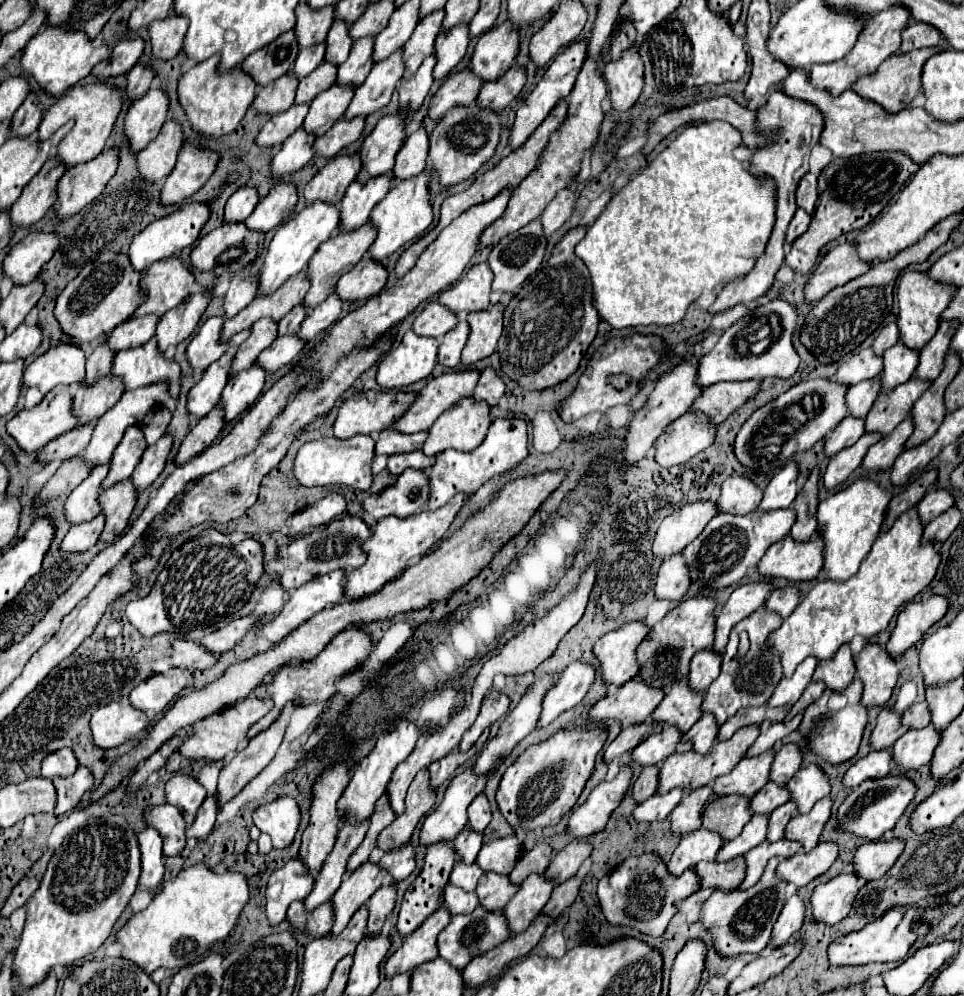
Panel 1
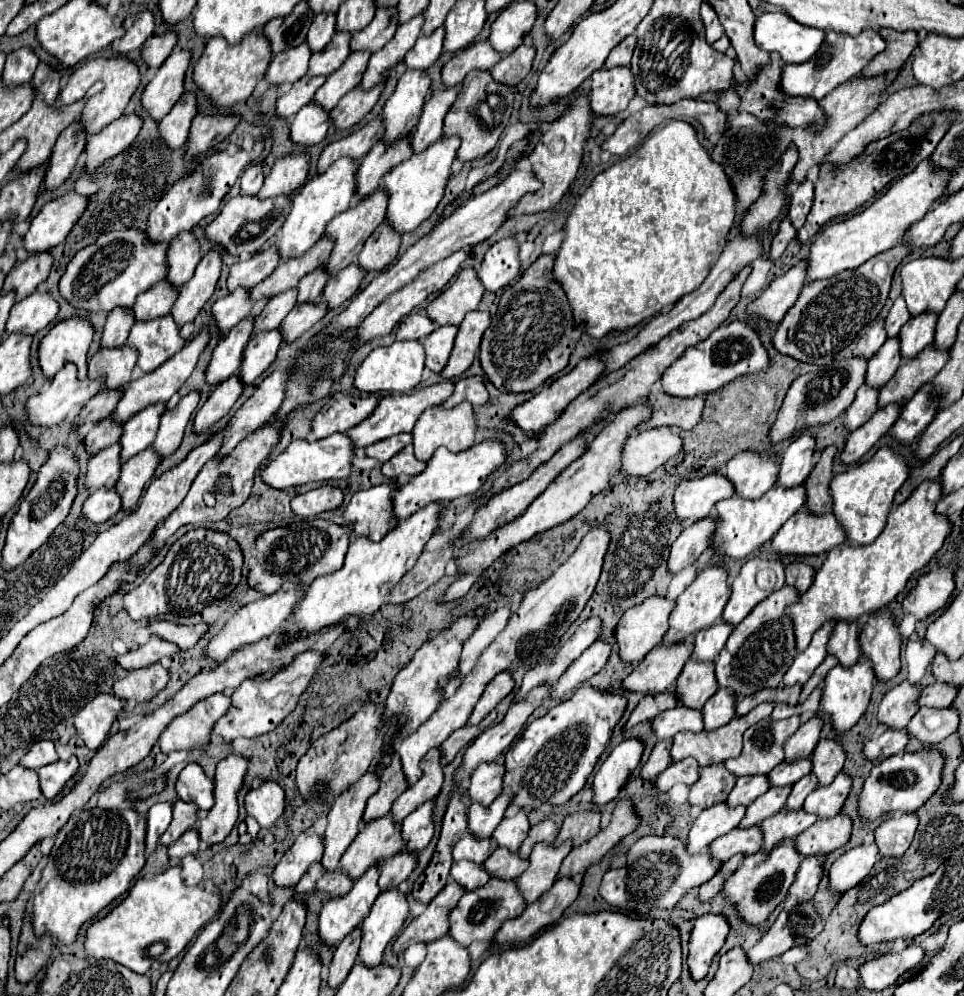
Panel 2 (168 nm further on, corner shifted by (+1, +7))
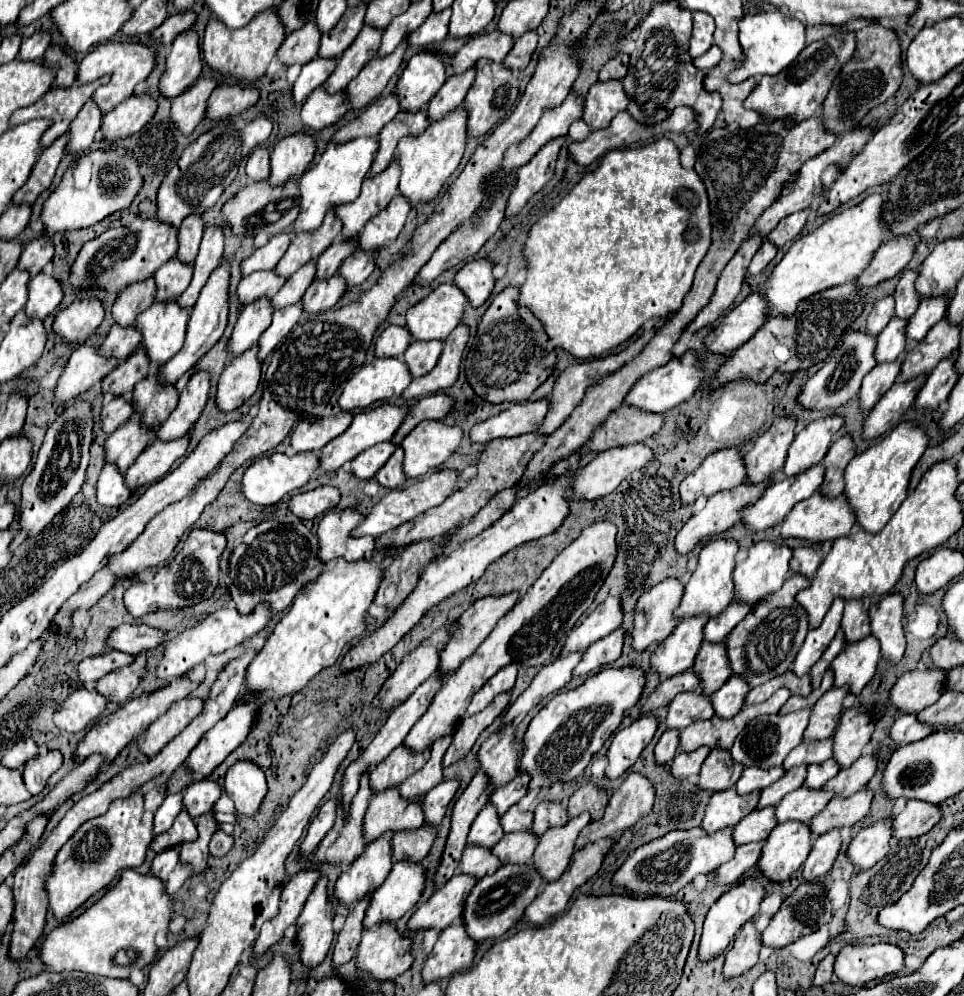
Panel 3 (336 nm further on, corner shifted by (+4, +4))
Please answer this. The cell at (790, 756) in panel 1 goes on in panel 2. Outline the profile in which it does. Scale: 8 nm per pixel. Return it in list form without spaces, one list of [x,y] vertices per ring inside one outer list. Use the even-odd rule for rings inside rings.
[[[813,715],[807,723],[803,723],[785,745],[785,761],[797,761],[809,757],[819,741],[821,727],[823,727],[821,715]]]

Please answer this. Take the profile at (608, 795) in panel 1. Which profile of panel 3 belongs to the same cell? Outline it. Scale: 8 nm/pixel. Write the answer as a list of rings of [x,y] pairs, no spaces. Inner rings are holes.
[[[646,714],[640,716],[636,722],[632,722],[628,728],[616,732],[606,754],[608,760],[606,776],[620,778],[628,768],[632,768],[634,762],[640,758],[642,750],[654,738],[656,728],[658,728],[656,718],[652,714]]]

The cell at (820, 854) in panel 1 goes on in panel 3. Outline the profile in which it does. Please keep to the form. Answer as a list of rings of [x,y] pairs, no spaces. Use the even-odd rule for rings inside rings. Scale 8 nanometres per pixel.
[[[862,788],[850,798],[838,798],[838,796],[832,798],[828,806],[810,820],[812,838],[818,838],[824,832],[830,832],[832,828],[840,828],[840,830],[852,828],[868,814],[870,802],[872,802],[872,792],[866,788]]]

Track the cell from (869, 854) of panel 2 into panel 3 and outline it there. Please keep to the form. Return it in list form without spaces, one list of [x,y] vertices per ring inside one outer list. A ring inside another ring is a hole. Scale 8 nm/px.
[[[880,820],[870,828],[864,828],[848,846],[846,856],[858,872],[872,868],[878,860],[882,860],[890,850],[890,820]]]

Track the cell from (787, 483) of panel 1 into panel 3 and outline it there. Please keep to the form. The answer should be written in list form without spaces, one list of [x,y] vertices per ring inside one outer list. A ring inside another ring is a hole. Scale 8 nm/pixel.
[[[826,416],[810,422],[804,430],[800,430],[794,442],[790,444],[784,474],[788,478],[798,476],[812,468],[814,464],[818,464],[828,452],[828,446],[840,428],[842,428],[840,416]]]

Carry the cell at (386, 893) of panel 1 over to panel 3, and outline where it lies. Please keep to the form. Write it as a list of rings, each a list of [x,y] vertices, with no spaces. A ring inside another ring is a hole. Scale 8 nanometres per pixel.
[[[422,826],[412,832],[396,832],[392,836],[394,862],[400,862],[400,860],[422,862],[424,856],[430,852],[434,838],[436,838],[436,828],[432,826]]]

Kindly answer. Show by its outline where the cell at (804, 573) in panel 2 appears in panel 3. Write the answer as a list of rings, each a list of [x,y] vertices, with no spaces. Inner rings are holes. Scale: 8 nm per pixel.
[[[800,546],[794,550],[794,556],[790,560],[790,572],[802,574],[804,578],[812,578],[820,566],[822,552],[814,546]]]

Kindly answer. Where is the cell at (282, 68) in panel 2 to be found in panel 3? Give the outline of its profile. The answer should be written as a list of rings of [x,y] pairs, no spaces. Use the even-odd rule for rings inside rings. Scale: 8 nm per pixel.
[[[310,20],[308,24],[304,24],[304,28],[286,36],[286,40],[276,52],[276,58],[284,66],[306,64],[316,58],[318,44],[320,44],[320,30],[316,28],[314,20]]]

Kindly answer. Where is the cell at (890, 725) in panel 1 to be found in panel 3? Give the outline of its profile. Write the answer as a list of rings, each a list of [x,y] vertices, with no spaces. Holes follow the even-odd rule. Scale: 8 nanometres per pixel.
[[[912,670],[912,672],[906,672],[898,678],[894,688],[890,690],[890,704],[902,714],[916,714],[916,712],[928,708],[930,704],[934,704],[942,696],[944,680],[946,680],[946,674],[940,672],[940,670]]]

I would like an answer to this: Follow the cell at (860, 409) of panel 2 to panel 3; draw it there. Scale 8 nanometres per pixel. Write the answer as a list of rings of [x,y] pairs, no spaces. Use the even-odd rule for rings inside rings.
[[[900,360],[894,364],[878,364],[864,376],[858,394],[862,414],[868,414],[874,408],[874,404],[880,400],[880,396],[884,396],[884,392],[892,388],[898,372],[900,372]]]

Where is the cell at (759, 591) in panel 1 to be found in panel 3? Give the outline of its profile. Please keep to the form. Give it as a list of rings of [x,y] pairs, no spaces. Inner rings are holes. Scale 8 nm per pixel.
[[[758,542],[756,546],[752,546],[746,560],[736,564],[736,568],[734,568],[734,586],[736,586],[734,602],[754,606],[764,596],[780,590],[786,580],[786,574],[788,574],[790,558],[792,558],[792,550],[788,546],[776,546],[772,542]]]

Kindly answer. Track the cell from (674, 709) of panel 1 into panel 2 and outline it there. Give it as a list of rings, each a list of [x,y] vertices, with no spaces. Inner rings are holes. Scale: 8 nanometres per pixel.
[[[689,659],[673,687],[679,703],[691,709],[701,709],[711,695],[719,689],[715,679],[715,665],[711,661]]]

